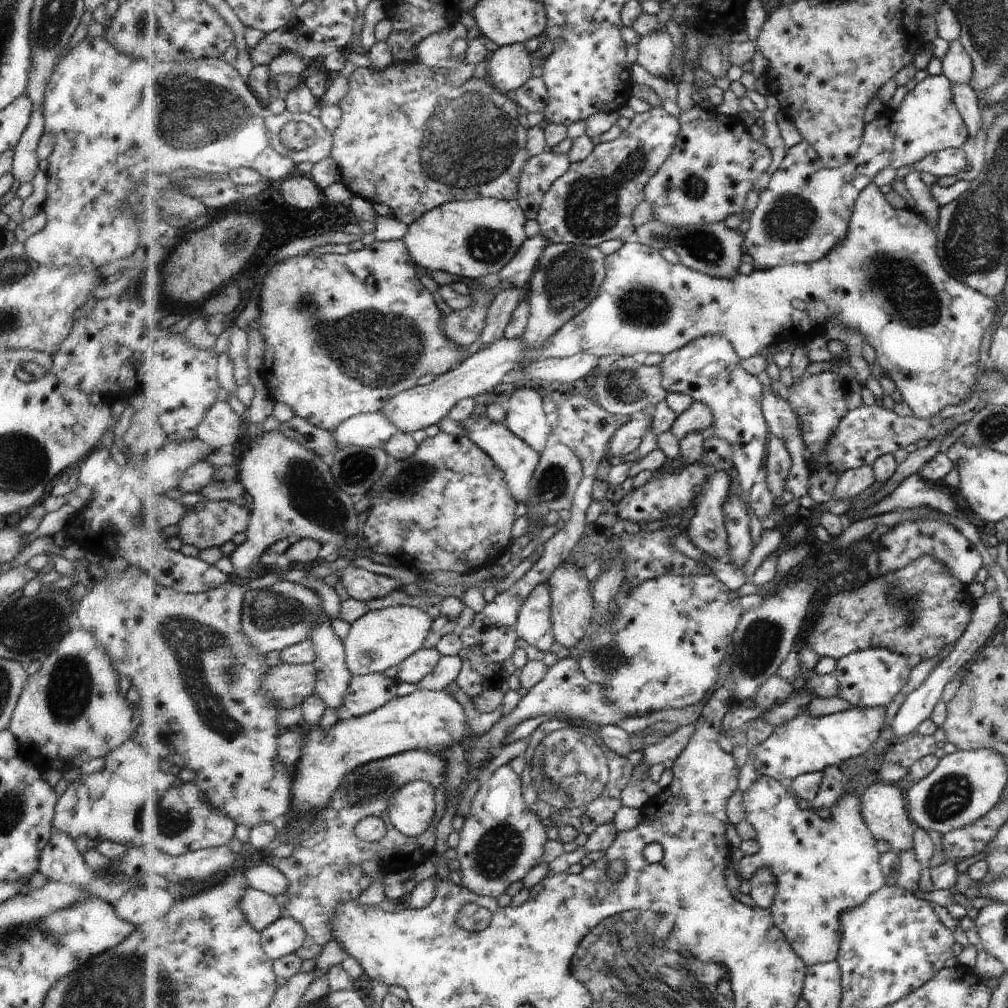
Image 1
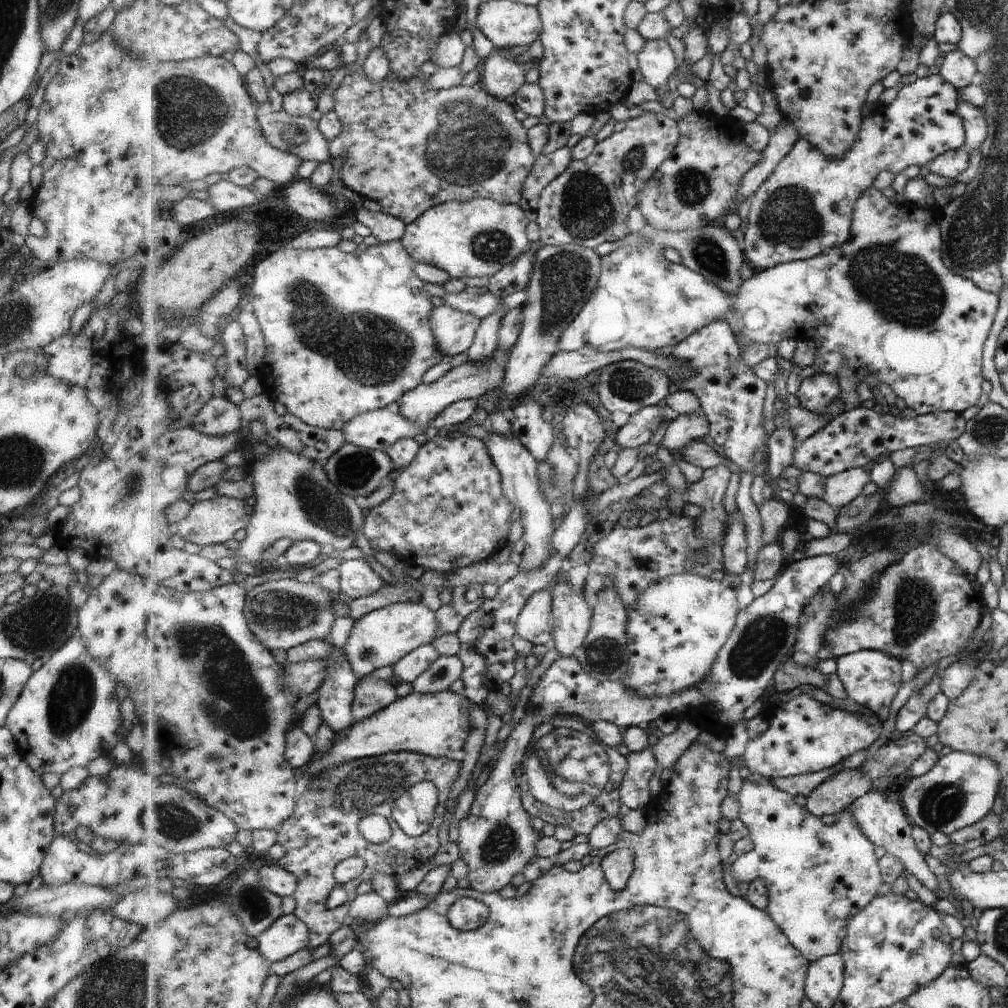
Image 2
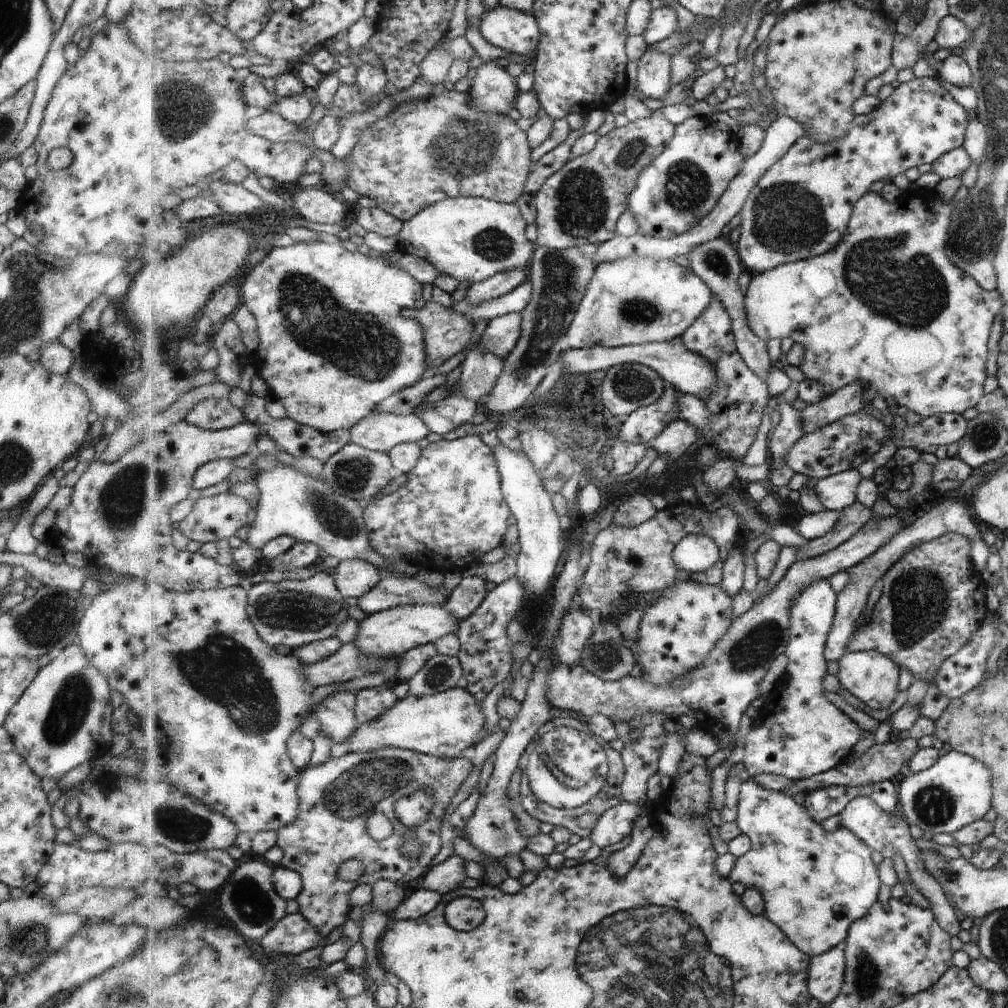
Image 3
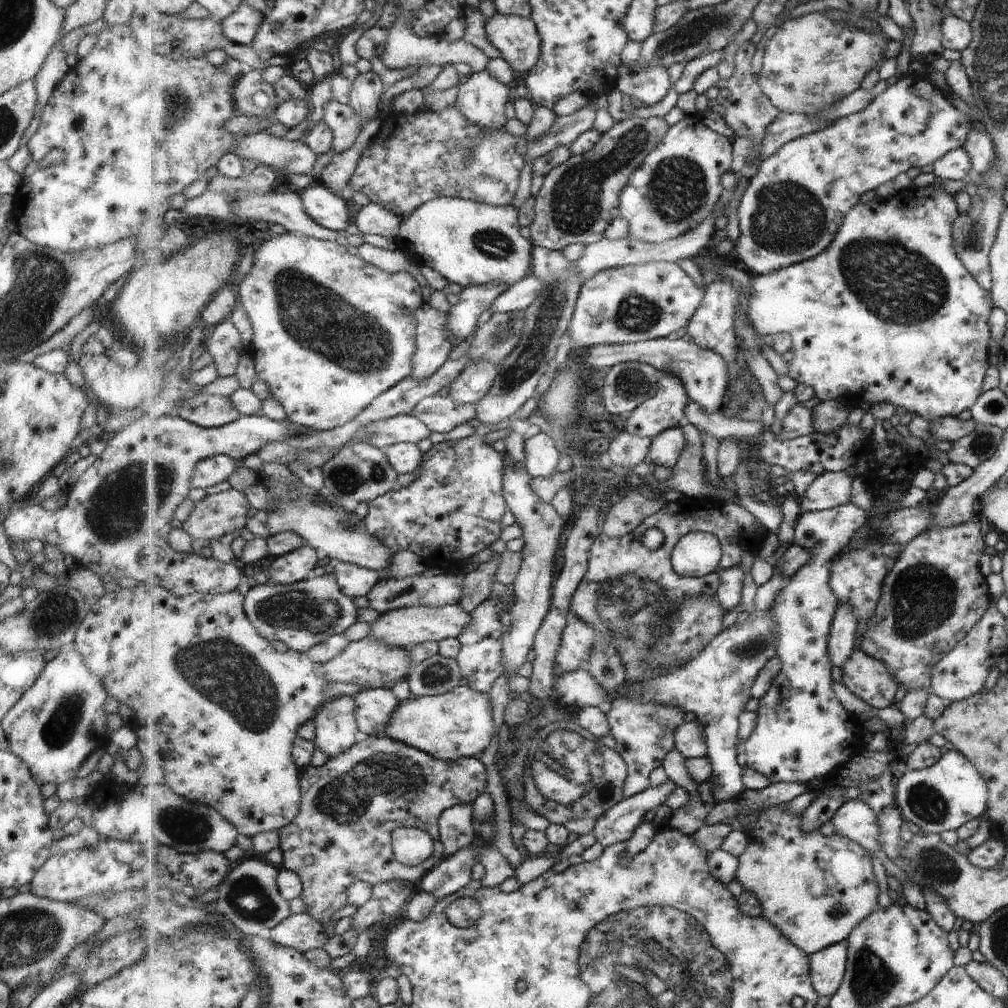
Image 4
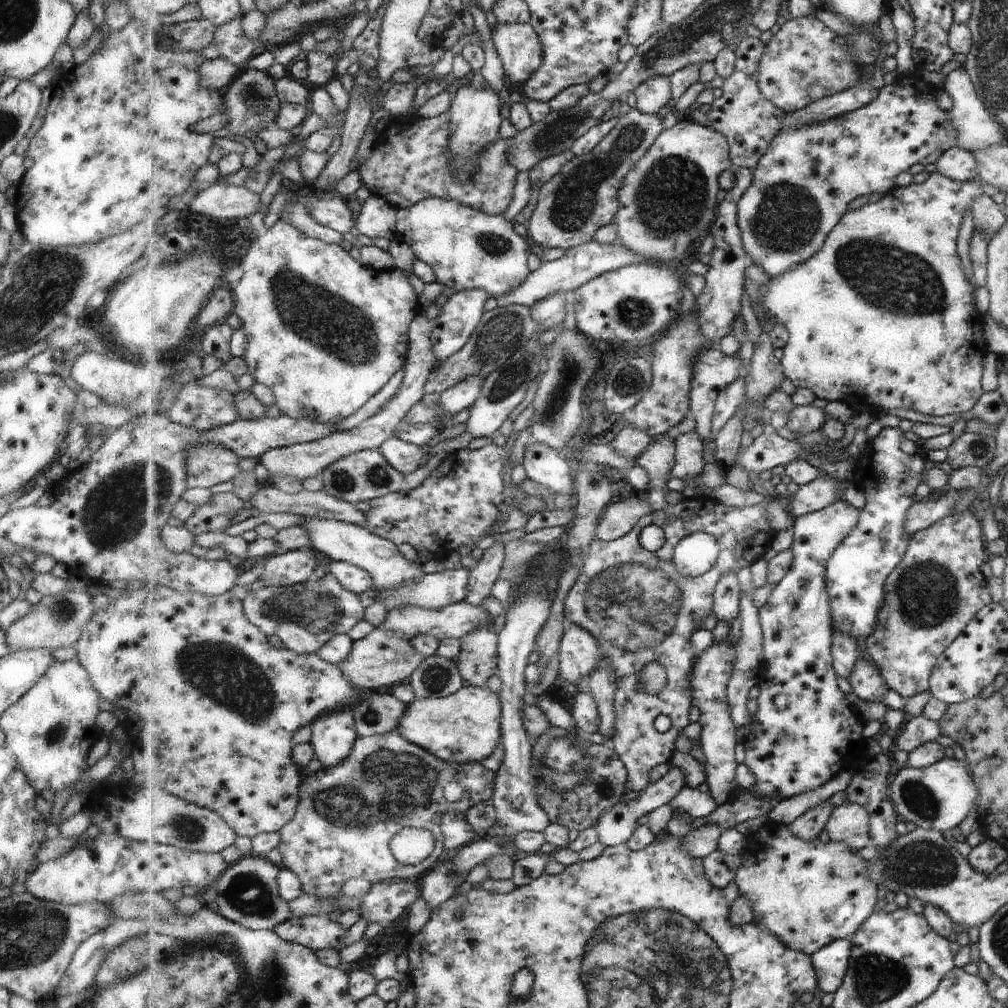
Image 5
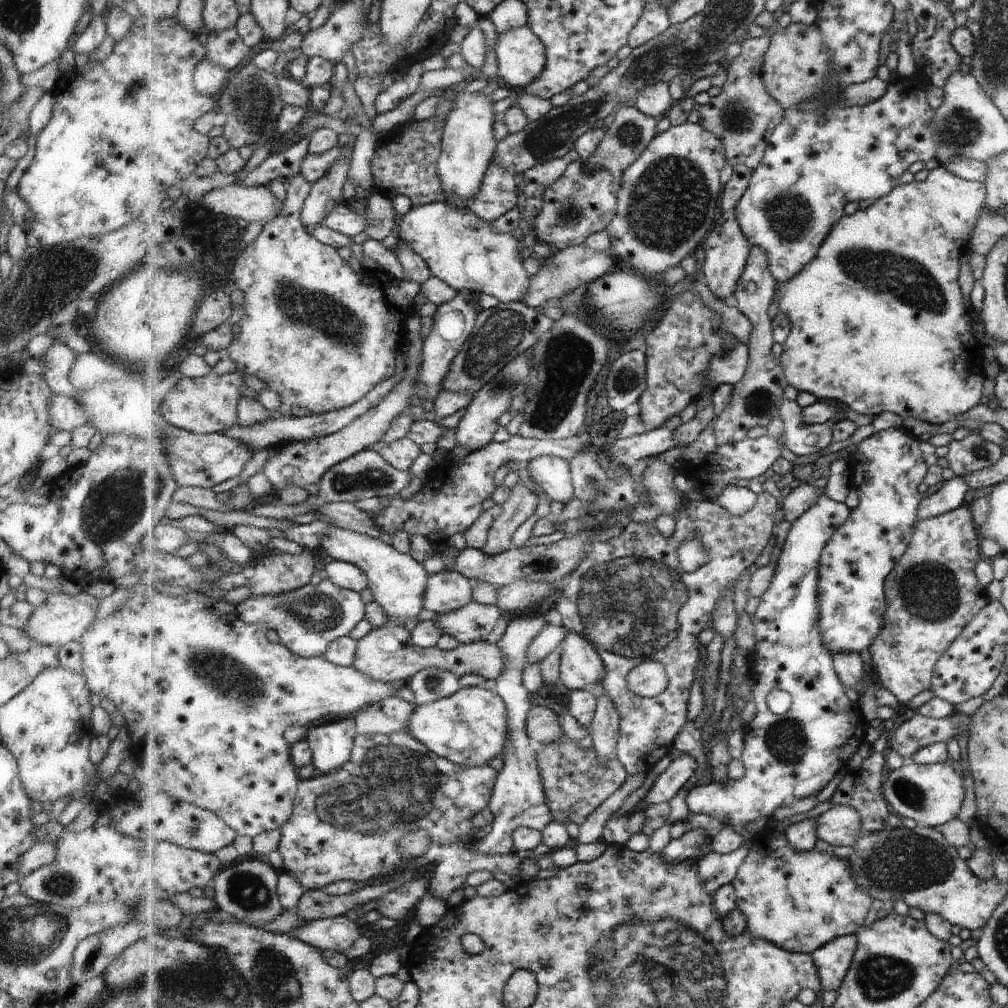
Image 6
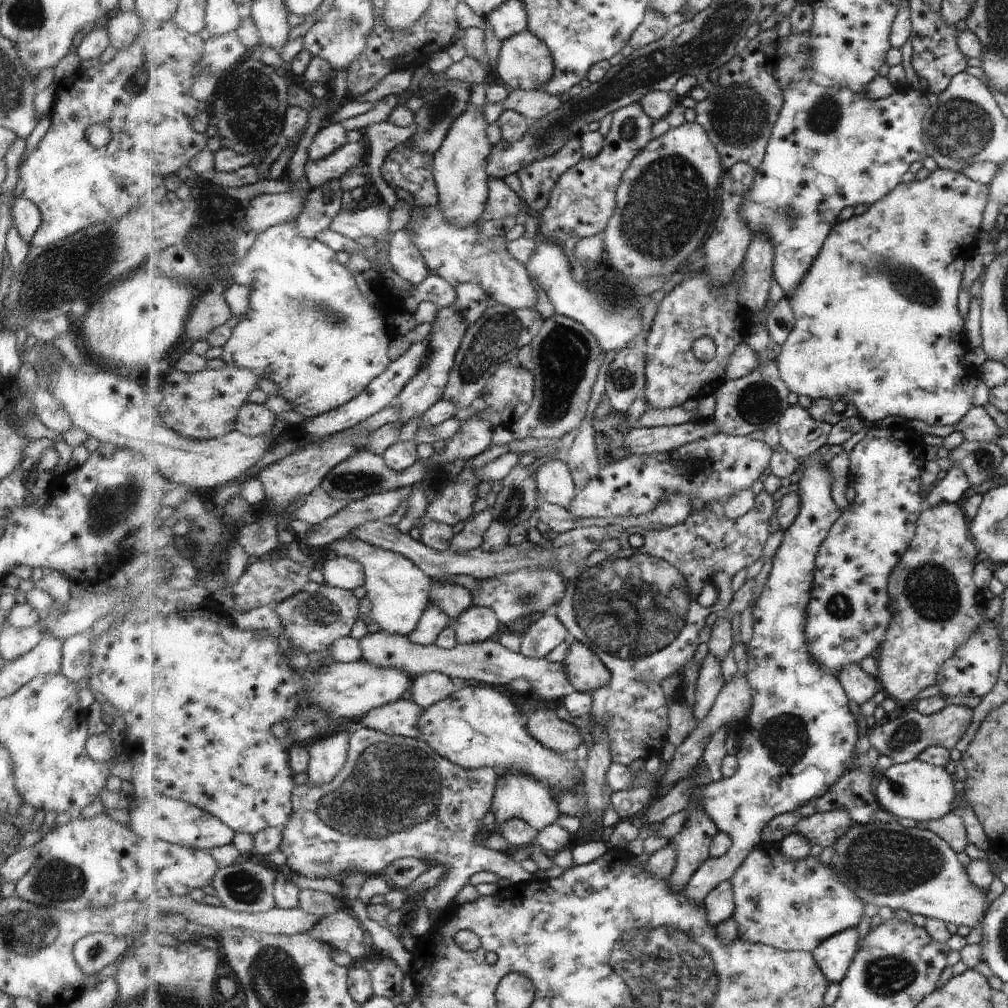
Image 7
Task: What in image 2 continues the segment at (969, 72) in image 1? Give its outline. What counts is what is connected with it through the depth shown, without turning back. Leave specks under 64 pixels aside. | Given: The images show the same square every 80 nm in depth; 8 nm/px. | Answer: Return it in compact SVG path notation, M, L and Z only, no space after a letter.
M951 50L939 61L938 75L954 88L964 88L976 83L977 74L973 61L959 50Z

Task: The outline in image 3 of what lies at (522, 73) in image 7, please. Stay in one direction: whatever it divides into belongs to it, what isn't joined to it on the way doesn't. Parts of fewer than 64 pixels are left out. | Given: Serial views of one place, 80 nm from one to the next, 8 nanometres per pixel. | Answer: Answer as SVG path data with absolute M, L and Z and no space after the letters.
M499 4L482 14L478 29L491 45L509 54L522 55L526 62L536 60L541 32L534 14Z

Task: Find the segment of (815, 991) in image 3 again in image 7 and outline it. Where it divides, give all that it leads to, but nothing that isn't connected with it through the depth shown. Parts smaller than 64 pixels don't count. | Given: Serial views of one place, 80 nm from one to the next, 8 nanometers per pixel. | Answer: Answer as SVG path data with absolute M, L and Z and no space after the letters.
M849 929L822 942L813 956L828 981L841 984L853 964L857 950L860 949L861 934L857 929Z

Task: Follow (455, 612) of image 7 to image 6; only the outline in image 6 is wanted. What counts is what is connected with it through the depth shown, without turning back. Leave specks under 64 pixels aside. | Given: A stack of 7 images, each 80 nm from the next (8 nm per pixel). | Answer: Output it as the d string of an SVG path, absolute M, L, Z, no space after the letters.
M444 570L428 575L423 606L426 613L441 614L454 611L473 600L468 576L462 572Z

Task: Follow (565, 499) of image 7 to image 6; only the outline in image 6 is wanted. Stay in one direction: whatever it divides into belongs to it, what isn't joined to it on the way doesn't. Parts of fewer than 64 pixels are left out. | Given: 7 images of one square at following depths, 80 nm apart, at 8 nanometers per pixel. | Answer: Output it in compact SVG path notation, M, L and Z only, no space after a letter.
M542 456L527 462L527 471L551 498L566 505L575 497L570 463L556 456Z

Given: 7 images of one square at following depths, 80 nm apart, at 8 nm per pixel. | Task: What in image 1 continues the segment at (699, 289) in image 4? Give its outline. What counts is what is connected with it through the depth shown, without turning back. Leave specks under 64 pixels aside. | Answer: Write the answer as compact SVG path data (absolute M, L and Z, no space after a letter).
M875 184L870 185L860 195L853 211L848 237L843 242L840 242L838 246L835 246L835 249L831 250L825 258L821 258L816 262L809 262L809 264L787 264L773 269L755 268L749 276L737 274L731 280L711 278L711 276L692 270L682 263L671 264L663 258L663 254L659 250L636 243L633 240L627 242L619 252L606 256L606 276L603 284L601 284L599 295L578 316L575 316L573 320L569 320L557 334L551 336L551 340L543 348L543 356L539 356L539 358L542 358L542 360L566 358L581 352L587 352L587 354L593 354L593 356L599 356L599 358L611 354L632 357L639 352L662 354L664 358L666 355L680 350L683 346L688 346L693 340L701 338L701 336L725 334L725 338L731 340L731 344L737 350L737 355L743 360L760 355L762 349L779 342L796 342L801 337L821 335L824 330L824 326L821 326L821 324L827 318L833 316L832 318L836 318L846 327L854 329L860 335L863 334L867 344L875 350L877 362L880 364L883 373L887 374L895 382L896 389L901 393L904 402L915 412L914 417L921 419L937 416L944 407L958 405L960 402L969 400L967 396L969 396L969 390L973 388L973 382L975 382L973 374L977 372L981 338L983 338L983 334L987 330L987 324L991 322L993 310L995 310L993 298L980 294L979 291L969 287L967 283L960 282L959 279L955 279L953 274L949 274L949 270L945 270L945 262L941 262L941 238L937 238L937 230L933 230L929 226L929 222L923 218L923 214L905 208L895 208L893 204L889 204L885 200L885 194Z

